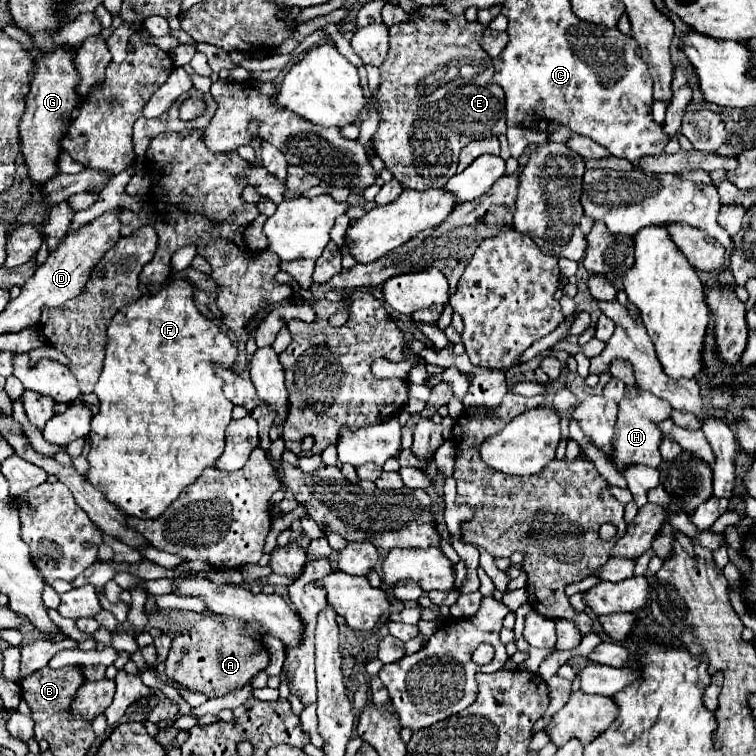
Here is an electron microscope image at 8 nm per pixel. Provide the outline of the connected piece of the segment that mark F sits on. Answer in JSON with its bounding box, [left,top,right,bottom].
[87,281,237,519]

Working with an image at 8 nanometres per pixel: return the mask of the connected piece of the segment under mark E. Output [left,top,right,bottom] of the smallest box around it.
[373,7,505,189]

